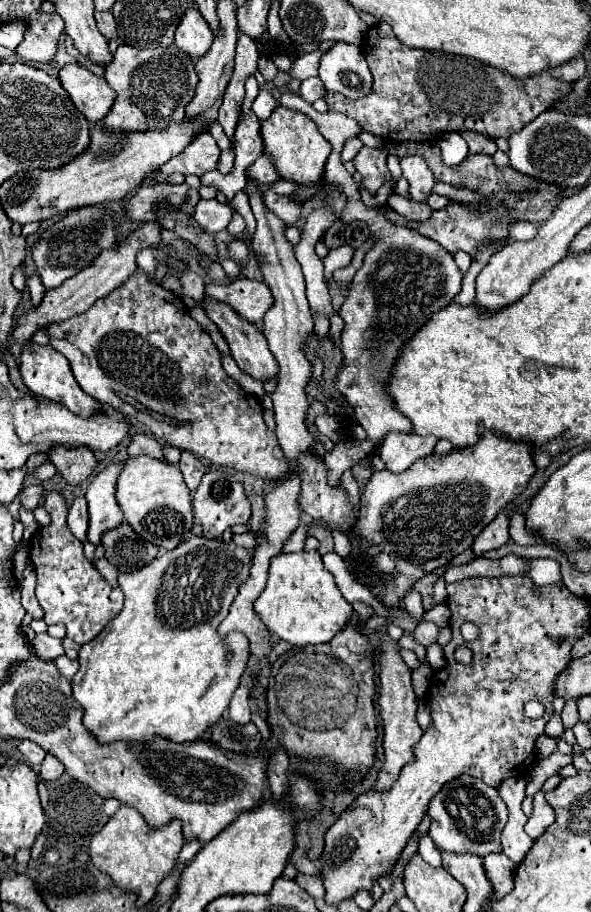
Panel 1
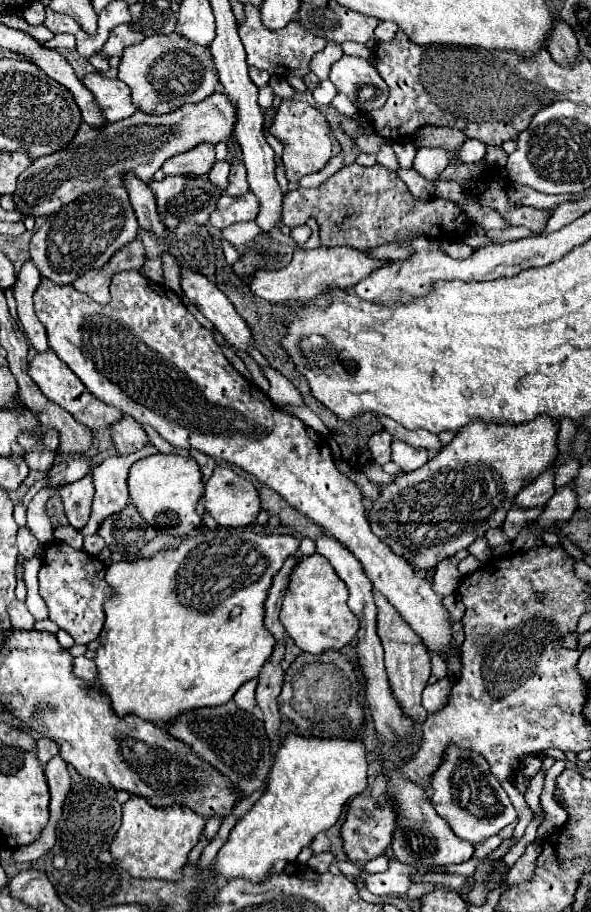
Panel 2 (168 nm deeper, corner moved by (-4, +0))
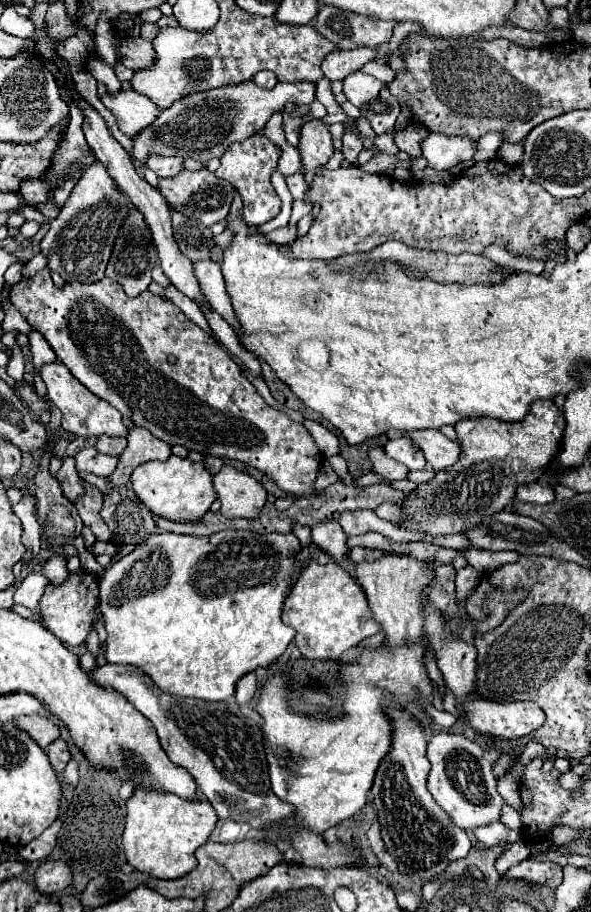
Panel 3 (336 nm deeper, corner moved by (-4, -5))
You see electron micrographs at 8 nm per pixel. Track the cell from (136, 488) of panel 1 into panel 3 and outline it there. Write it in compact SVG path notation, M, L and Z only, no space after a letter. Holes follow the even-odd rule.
M171 455L167 461L147 461L141 467L135 467L131 473L131 487L155 517L175 523L199 523L203 513L209 511L209 505L217 499L211 475L203 463L177 455Z

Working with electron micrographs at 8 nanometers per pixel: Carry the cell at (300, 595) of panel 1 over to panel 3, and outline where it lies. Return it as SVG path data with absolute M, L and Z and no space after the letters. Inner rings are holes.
M309 561L291 587L283 605L283 623L295 629L293 641L303 657L329 661L337 661L343 651L357 647L357 643L379 631L369 613L361 585L353 581L349 573L341 573L337 565L319 565L317 561Z

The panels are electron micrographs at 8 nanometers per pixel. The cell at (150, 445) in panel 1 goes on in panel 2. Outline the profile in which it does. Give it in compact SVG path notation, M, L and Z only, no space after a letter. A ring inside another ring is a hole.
M123 416L123 420L119 420L117 424L111 426L111 440L113 440L113 446L117 448L117 452L123 456L143 448L149 442L143 428L129 416Z

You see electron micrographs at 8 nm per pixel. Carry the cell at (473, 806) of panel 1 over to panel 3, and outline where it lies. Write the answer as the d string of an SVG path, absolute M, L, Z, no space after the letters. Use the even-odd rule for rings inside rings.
M437 733L427 745L427 759L431 761L427 789L457 827L469 833L501 819L505 801L497 793L497 777L493 775L491 761L479 743L459 733Z

